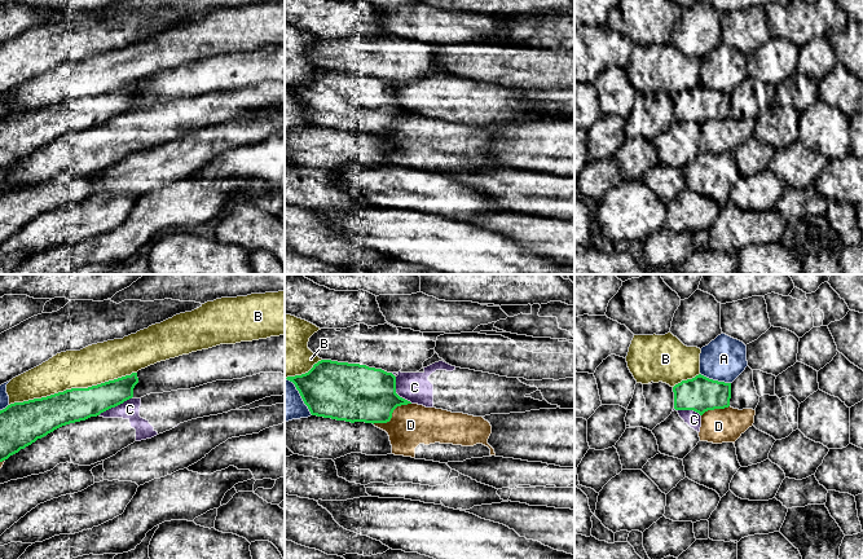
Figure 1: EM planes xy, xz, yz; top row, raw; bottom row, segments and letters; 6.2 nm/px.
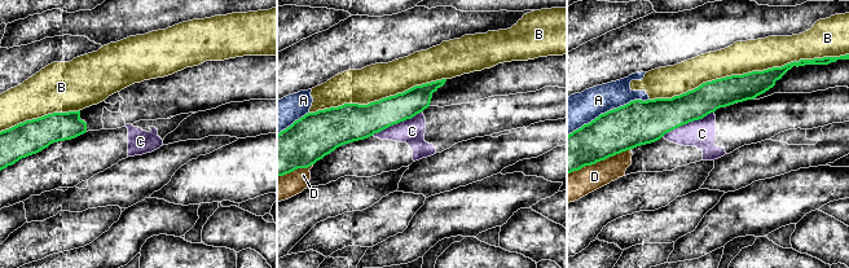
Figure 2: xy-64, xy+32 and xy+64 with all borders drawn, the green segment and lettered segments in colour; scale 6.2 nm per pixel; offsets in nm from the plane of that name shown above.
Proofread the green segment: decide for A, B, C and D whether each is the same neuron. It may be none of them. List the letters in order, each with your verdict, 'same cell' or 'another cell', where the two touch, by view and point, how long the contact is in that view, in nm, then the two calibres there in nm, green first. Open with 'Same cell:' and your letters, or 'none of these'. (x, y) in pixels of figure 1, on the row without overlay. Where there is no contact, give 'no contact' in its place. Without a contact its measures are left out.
Same cell: none of these
A: another cell | yz (716, 91) | 200 nm | 220/280 nm
B: another cell | xy (73, 98) | 800 nm | 220/240 nm
C: another cell | xz (395, 101) | 240 nm | 360/190 nm
D: another cell | xz (391, 126) | 280 nm | 360/260 nm

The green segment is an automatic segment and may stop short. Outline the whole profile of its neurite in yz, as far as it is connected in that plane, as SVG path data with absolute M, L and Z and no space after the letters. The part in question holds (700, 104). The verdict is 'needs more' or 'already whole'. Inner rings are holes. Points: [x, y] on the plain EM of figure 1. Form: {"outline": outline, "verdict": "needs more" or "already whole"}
{"outline": "M701 84L673 97L674 119L694 120L703 126L708 120L730 116L731 93L709 89Z", "verdict": "already whole"}

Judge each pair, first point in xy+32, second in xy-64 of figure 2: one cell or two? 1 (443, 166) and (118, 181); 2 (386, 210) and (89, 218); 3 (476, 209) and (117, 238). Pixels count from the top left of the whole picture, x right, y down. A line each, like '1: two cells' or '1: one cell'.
1: one cell
2: one cell
3: one cell

